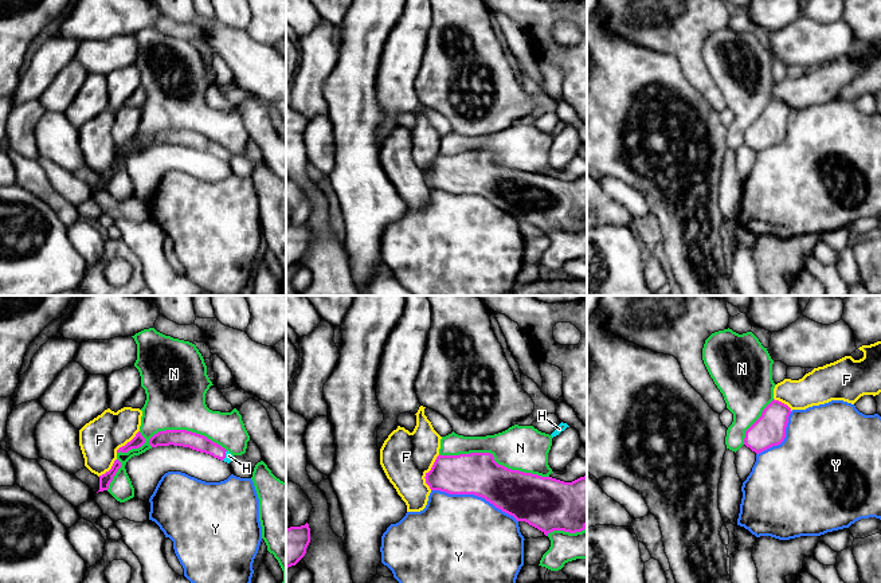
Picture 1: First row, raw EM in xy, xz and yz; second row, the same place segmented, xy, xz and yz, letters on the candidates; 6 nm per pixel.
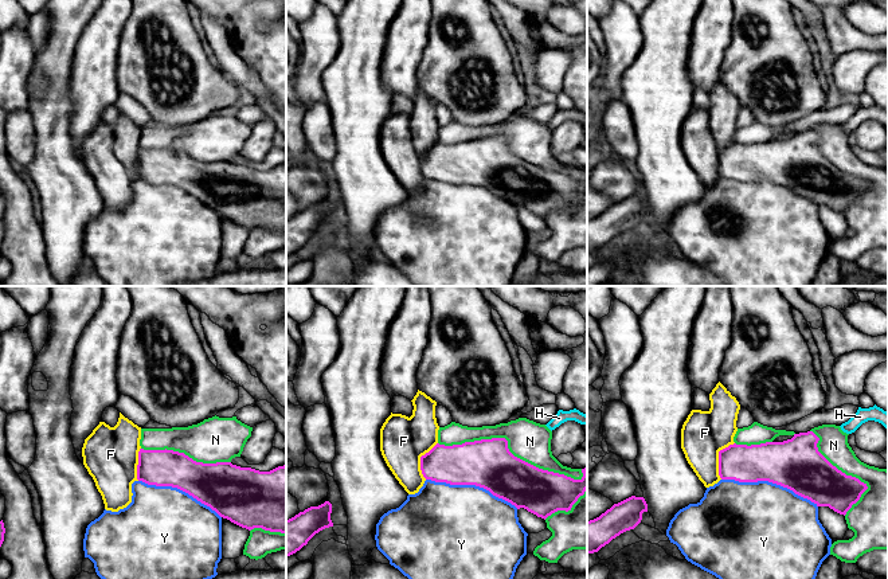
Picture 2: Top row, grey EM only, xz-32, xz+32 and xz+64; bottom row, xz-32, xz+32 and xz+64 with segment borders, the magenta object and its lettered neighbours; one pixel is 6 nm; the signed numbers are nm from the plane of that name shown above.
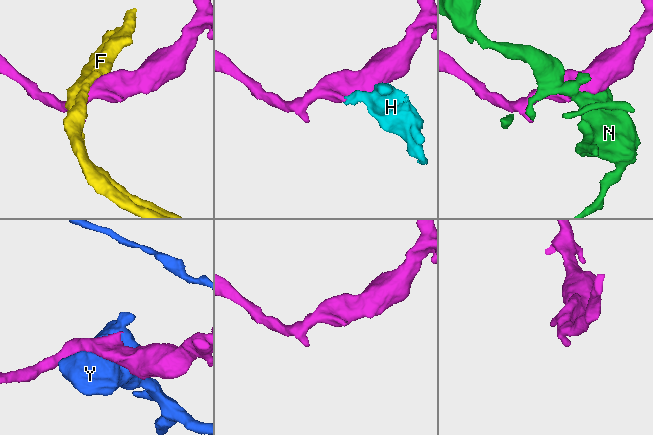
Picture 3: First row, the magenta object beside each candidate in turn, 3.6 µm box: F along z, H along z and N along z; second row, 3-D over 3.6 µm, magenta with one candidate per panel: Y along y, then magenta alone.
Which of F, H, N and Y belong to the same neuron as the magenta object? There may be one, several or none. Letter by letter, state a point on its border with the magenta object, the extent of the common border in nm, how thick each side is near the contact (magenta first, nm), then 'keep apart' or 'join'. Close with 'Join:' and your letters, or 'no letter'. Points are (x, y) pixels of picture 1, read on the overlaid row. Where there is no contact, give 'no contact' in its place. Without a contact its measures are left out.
F: contact xz (429, 472); length 220 nm; calibres 240 and 300 nm; keep apart
H: contact xy (224, 456); length 70 nm; calibres 100 and 50 nm; join
N: contact xz (493, 458); length 650 nm; calibres 260 and 280 nm; keep apart
Y: contact xz (474, 495); length 550 nm; calibres 260 and 500 nm; keep apart
Join: H

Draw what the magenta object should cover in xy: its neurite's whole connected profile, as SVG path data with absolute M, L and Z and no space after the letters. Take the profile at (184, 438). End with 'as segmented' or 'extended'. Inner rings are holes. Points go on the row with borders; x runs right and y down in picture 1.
M187 430L158 431L149 439L149 445L152 447L169 445L189 447L192 450L210 454L227 463L230 463L234 457L230 451L207 437Z; extended

